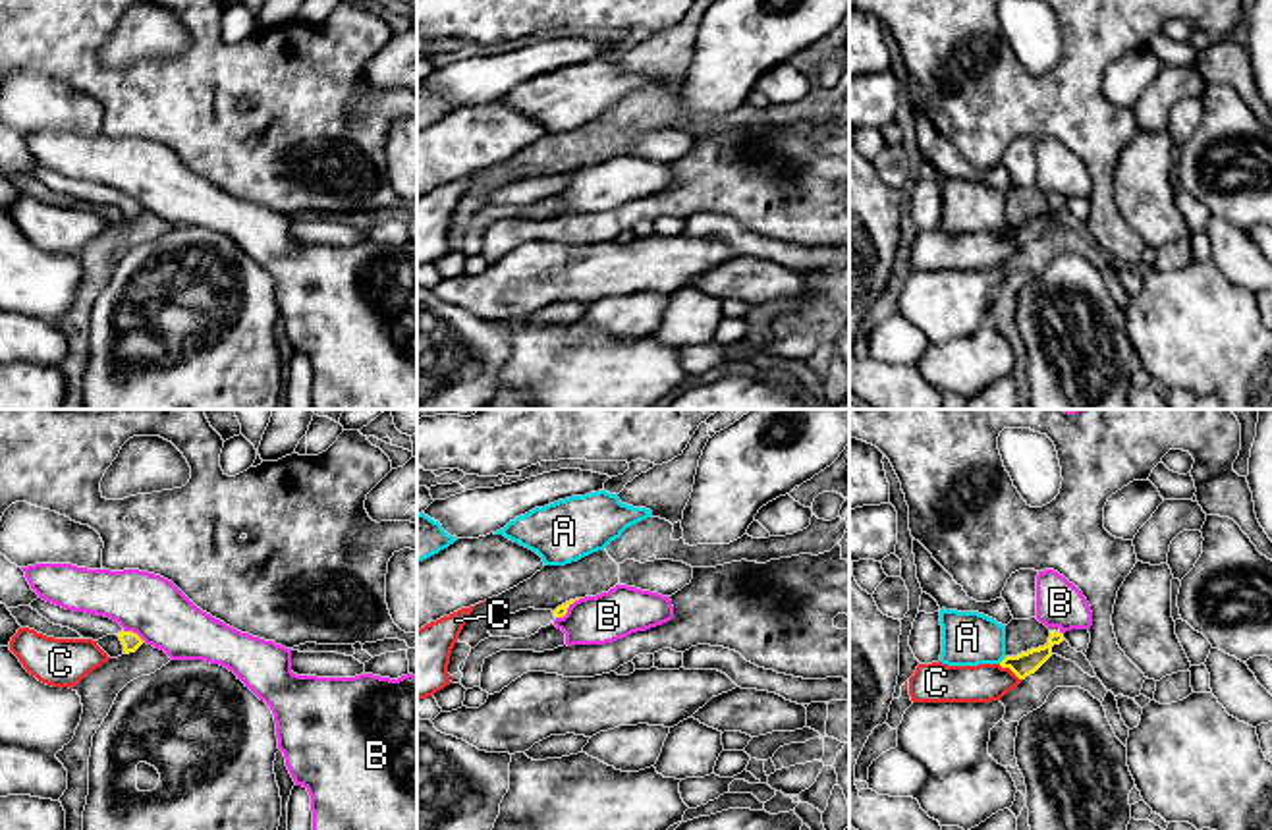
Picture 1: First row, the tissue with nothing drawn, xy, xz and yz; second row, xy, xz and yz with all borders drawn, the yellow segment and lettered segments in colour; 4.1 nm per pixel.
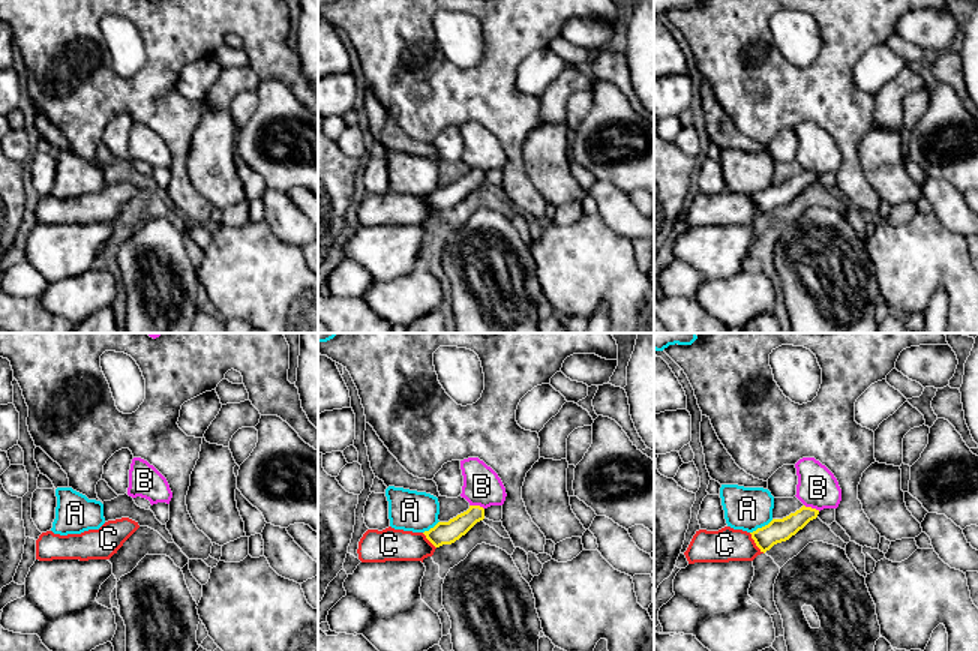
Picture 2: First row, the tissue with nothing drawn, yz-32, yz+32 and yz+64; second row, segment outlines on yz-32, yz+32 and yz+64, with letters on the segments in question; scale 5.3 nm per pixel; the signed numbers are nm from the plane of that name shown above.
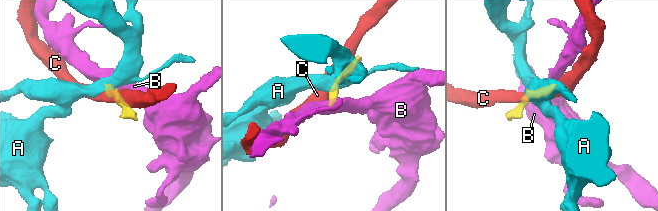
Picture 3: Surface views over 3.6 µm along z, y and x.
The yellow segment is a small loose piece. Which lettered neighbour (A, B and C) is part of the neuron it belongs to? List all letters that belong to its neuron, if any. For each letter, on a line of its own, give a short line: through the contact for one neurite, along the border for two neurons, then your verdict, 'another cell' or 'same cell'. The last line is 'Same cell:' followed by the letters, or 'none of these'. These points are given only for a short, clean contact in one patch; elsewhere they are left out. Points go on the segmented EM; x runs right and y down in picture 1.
A: line yz (1006, 657), (998, 663); another cell
B: line xy (124, 630), (136, 632), (145, 641); another cell
C: another cell
Same cell: none of these

